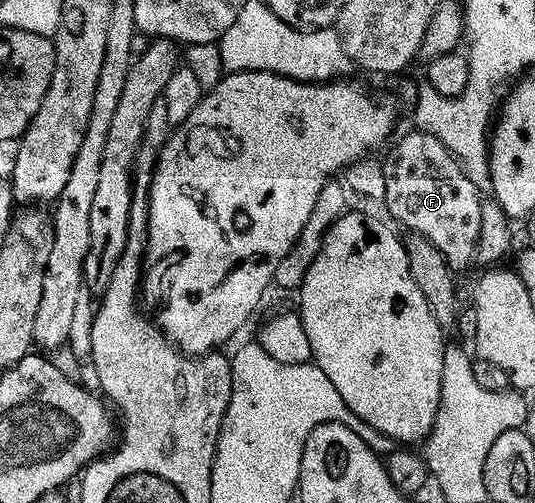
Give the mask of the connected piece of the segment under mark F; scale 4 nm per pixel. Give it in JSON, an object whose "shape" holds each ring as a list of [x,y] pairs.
{"shape":[[[414,131],[399,142],[383,161],[387,200],[385,208],[391,212],[392,222],[400,221],[411,233],[419,233],[451,266],[452,270],[474,266],[482,233],[481,191],[465,175],[459,160],[433,135]]]}

